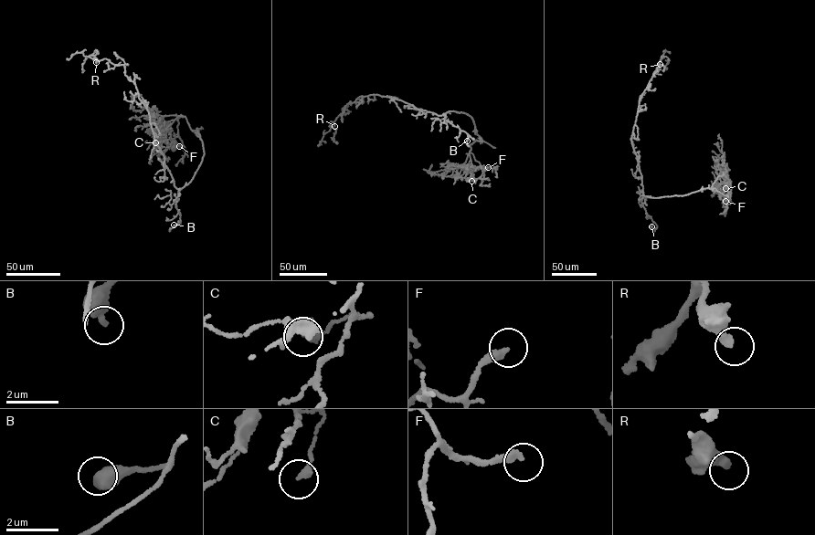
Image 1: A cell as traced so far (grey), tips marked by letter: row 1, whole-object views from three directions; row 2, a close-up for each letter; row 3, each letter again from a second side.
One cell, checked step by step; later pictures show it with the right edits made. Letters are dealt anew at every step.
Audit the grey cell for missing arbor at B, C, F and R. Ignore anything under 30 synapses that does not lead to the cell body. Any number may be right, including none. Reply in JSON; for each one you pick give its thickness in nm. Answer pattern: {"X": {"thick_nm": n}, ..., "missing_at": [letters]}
{"F": {"thick_nm": 320}, "missing_at": ["F"]}

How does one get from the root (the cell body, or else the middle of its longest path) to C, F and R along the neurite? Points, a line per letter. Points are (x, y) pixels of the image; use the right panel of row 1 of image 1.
C: (641, 183), (644, 195), (655, 198), (707, 188), (714, 191), (712, 185), (723, 175), (725, 188)
F: (641, 183), (645, 196), (682, 195), (705, 188), (714, 191), (712, 185), (724, 174), (731, 187), (725, 201)
R: (641, 183), (631, 135), (640, 99), (660, 64)

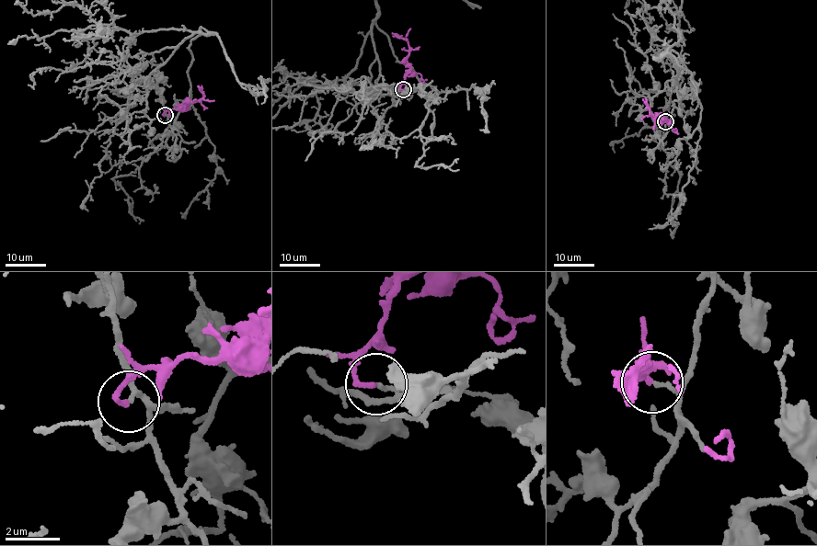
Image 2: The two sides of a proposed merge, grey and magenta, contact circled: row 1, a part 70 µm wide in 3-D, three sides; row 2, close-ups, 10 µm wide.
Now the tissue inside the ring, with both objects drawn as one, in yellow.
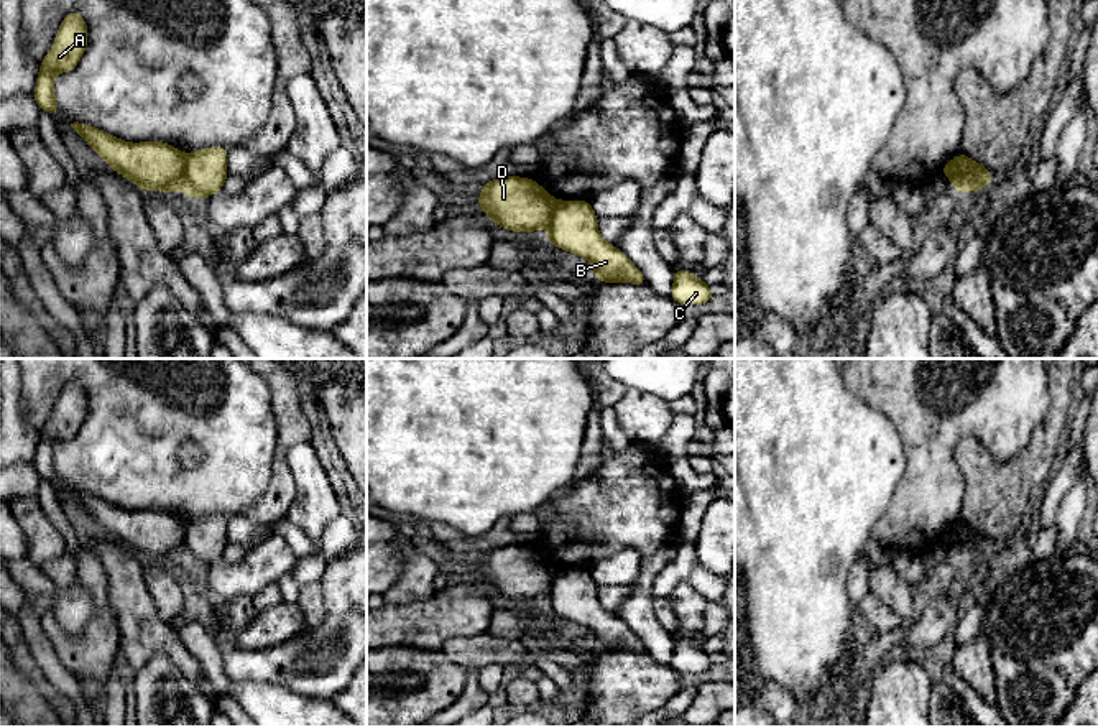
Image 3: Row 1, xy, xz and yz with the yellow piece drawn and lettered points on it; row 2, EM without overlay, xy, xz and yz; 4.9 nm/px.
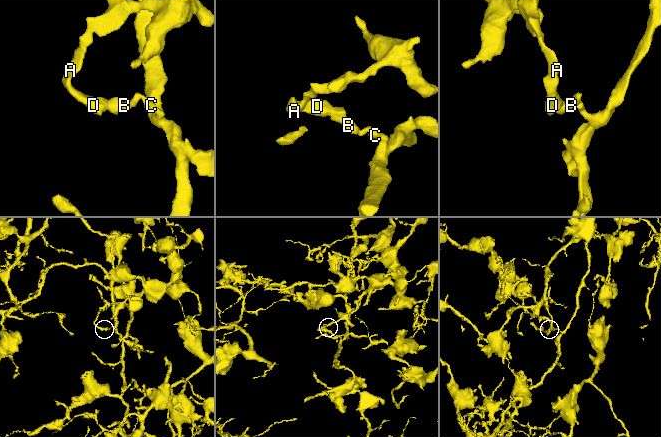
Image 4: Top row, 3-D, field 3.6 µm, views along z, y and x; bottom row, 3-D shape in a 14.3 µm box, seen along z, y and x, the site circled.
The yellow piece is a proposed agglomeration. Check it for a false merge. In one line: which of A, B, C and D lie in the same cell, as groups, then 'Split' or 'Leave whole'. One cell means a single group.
Groups: A D / B C. Split

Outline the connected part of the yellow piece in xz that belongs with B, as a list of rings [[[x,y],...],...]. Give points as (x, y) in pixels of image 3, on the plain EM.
[[[557,569],[547,592],[547,610],[584,625],[593,633],[593,645],[607,651],[646,651],[643,641],[620,618],[607,612],[588,569]]]

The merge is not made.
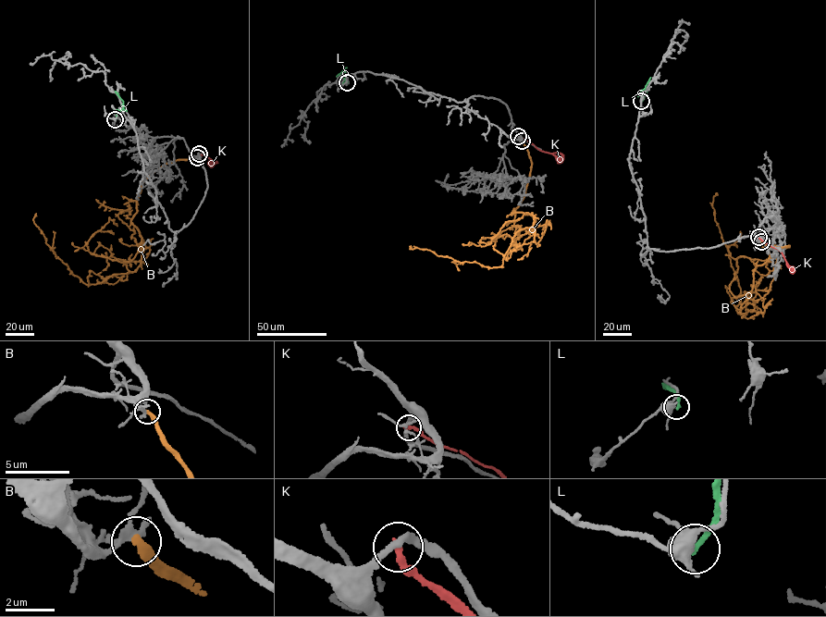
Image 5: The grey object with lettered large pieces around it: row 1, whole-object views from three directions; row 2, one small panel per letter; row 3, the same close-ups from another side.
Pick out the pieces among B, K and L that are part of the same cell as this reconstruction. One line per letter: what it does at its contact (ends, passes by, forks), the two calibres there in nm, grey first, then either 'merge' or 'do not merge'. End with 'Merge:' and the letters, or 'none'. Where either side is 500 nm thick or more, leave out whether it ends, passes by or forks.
B: it ends | 200/320 nm | do not merge
K: it ends | 240/240 nm | do not merge
L: it ends | 440/220 nm | do not merge
Merge: none

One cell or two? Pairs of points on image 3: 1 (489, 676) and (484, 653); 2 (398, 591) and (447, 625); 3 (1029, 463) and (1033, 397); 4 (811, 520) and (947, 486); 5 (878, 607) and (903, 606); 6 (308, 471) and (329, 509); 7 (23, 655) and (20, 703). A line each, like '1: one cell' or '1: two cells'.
1: two cells
2: two cells
3: two cells
4: two cells
5: two cells
6: one cell
7: two cells

